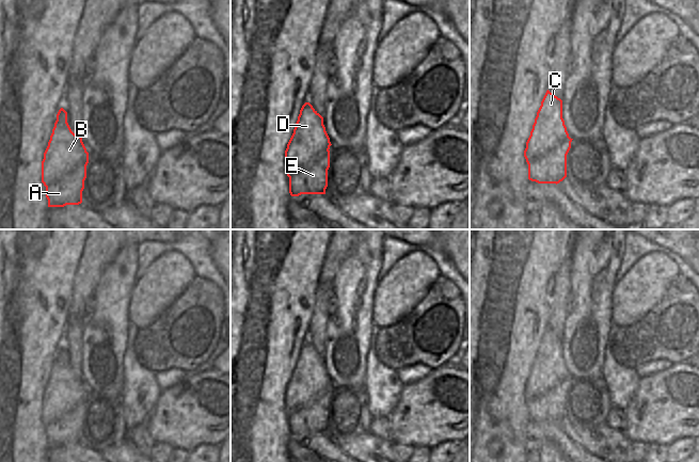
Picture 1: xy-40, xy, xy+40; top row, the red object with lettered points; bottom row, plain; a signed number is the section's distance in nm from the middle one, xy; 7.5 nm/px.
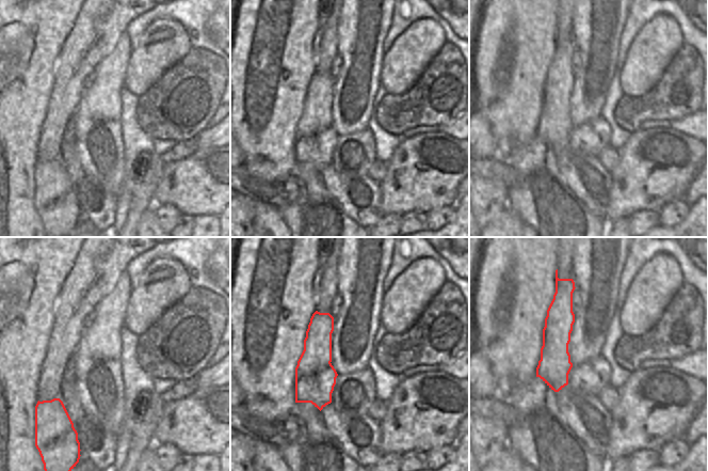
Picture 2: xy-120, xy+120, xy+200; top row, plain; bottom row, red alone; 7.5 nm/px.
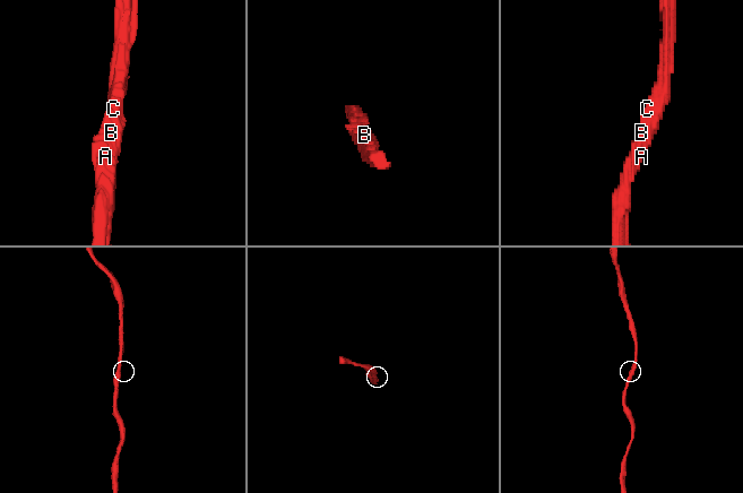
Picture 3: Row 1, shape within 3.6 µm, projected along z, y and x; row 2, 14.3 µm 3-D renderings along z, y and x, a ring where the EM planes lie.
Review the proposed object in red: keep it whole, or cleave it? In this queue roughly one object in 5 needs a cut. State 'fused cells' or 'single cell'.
single cell

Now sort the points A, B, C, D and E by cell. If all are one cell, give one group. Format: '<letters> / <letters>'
A B C D E

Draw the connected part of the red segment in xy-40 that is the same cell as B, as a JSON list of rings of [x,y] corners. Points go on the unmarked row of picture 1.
[[[61,347],[44,392],[42,421],[46,426],[48,446],[64,446],[82,442],[89,392],[67,362],[67,351]]]

